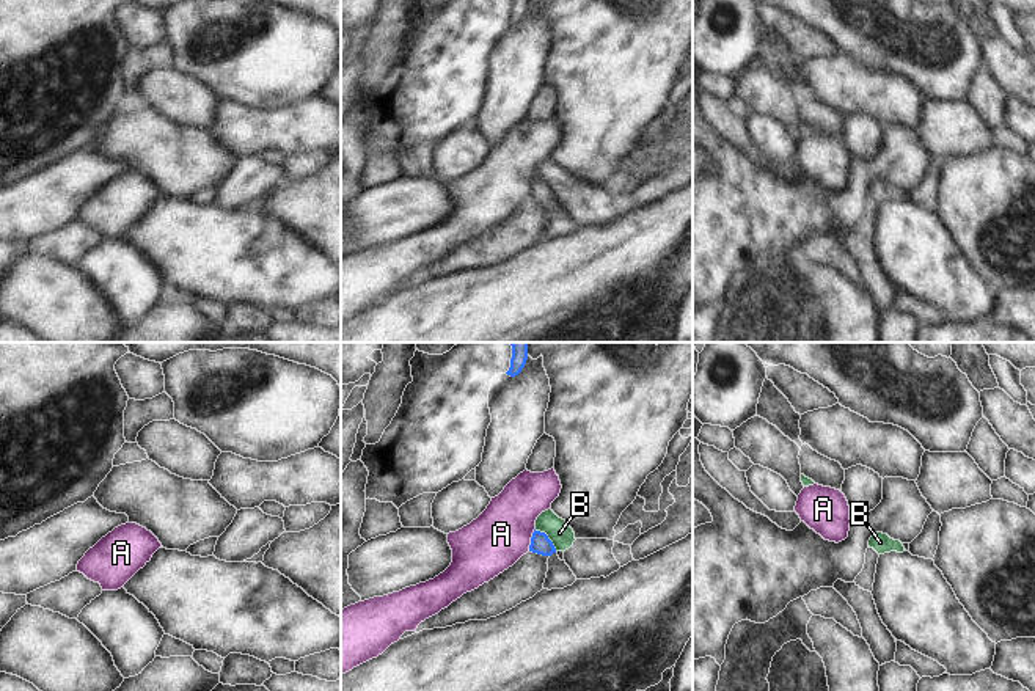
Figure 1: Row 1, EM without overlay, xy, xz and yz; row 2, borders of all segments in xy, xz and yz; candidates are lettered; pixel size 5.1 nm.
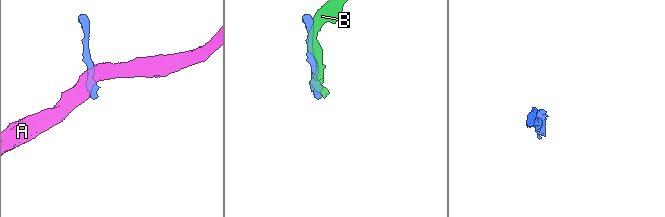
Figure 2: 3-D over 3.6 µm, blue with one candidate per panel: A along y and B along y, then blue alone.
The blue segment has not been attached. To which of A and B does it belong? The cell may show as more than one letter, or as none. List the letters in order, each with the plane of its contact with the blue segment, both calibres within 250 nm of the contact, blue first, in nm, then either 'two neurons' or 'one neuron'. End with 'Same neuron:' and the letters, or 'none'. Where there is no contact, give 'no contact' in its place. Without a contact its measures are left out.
A: meets blue in xz; 100 nm thick on the blue side, 300 nm on the other; two neurons
B: meets blue in xz; 100 nm thick on the blue side, 120 nm on the other; two neurons
Same neuron: none

